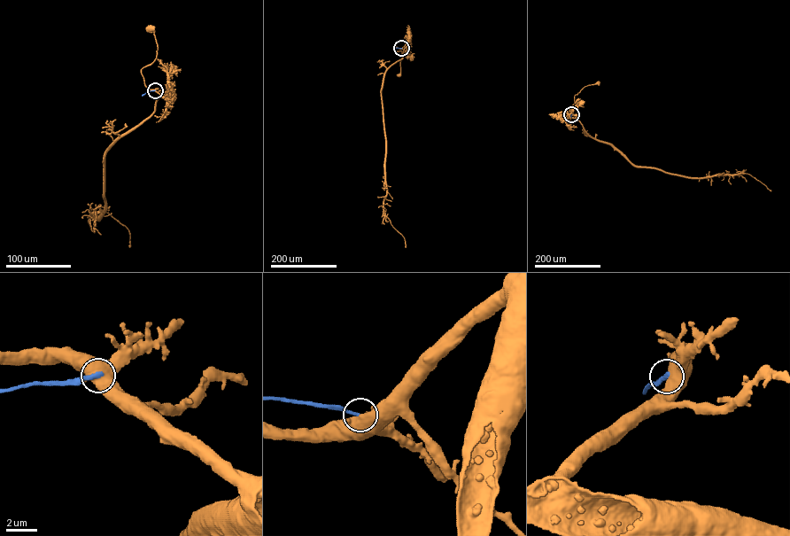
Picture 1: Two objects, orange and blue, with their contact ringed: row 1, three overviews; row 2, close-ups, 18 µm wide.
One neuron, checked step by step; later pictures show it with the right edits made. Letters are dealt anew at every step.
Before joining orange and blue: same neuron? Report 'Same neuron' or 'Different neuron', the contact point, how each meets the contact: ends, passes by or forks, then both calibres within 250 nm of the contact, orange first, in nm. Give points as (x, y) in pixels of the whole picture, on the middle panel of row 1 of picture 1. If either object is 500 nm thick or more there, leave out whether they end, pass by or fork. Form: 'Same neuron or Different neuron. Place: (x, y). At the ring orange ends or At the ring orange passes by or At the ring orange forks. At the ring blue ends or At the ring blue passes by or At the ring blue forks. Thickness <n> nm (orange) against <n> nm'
Different neuron. Place: (401, 48). Thickness 800 nm (orange) against 280 nm

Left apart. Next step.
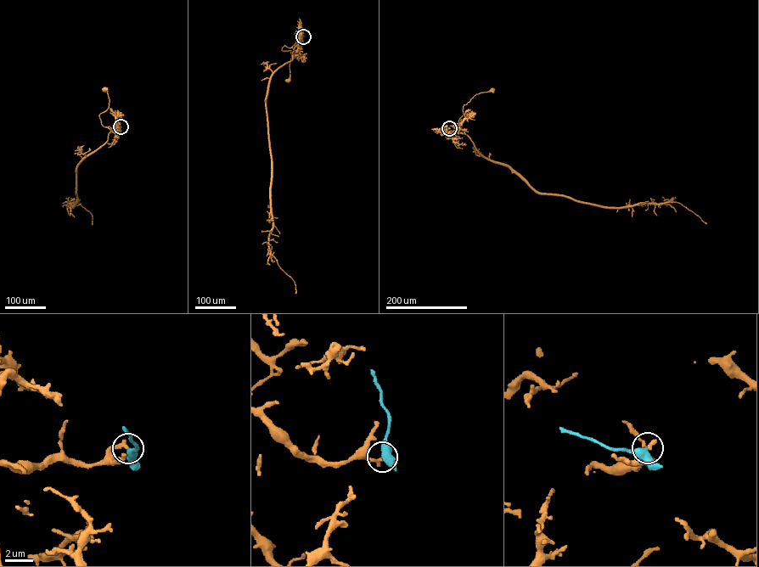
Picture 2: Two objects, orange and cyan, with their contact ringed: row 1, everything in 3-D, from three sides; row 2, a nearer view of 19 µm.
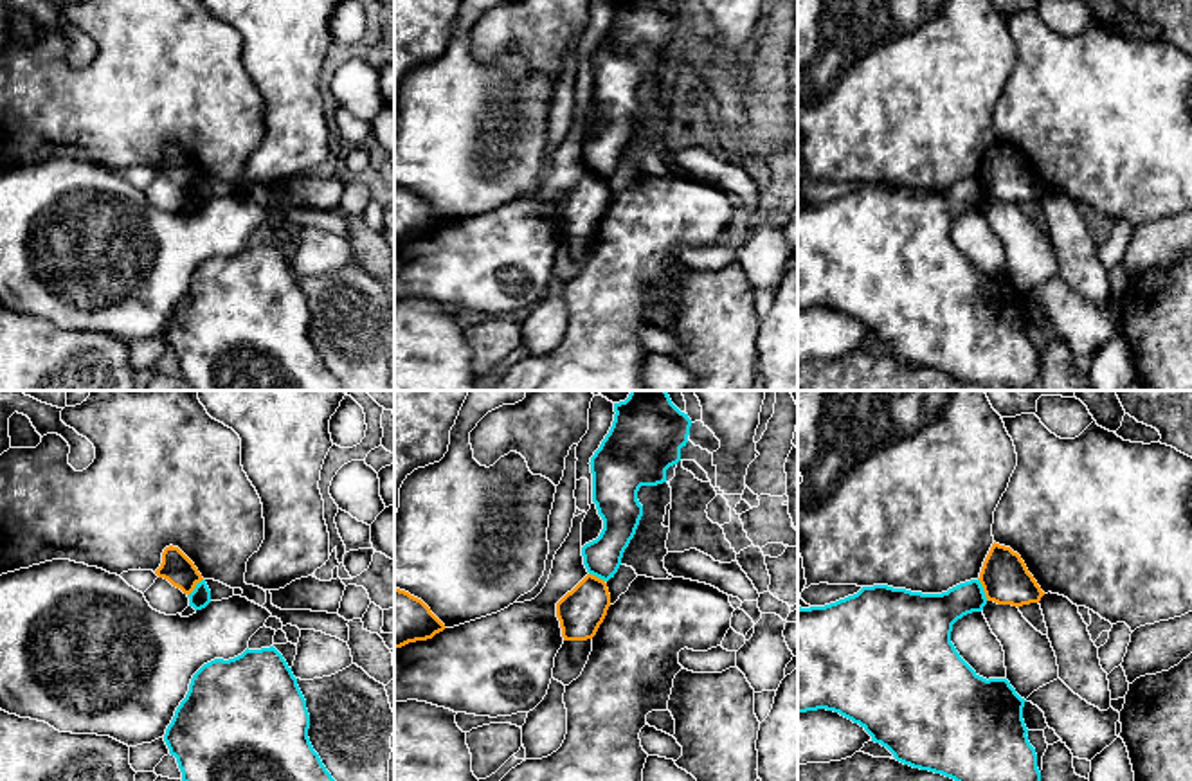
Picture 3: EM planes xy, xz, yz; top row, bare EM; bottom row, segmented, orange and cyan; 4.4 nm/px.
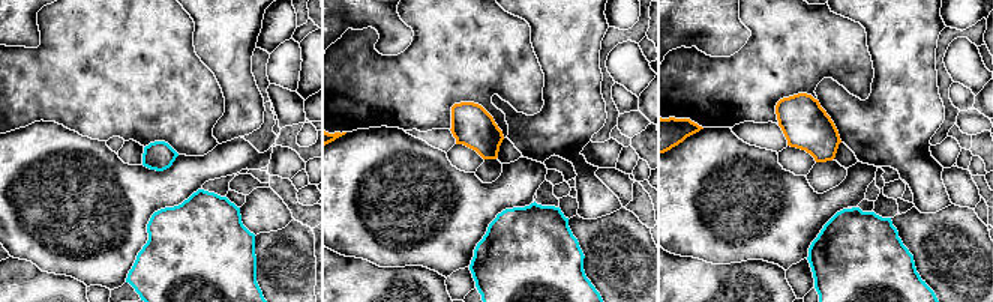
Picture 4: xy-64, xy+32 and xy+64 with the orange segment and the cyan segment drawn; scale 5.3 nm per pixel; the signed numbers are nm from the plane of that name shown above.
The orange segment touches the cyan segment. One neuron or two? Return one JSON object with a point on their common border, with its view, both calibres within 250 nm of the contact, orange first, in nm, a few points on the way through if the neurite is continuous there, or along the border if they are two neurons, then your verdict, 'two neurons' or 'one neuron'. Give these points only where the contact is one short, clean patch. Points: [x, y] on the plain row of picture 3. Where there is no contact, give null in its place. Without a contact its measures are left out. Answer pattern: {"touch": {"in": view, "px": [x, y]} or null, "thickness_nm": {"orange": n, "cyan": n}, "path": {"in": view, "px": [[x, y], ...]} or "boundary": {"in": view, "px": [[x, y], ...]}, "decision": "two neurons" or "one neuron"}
{"touch": {"in": "yz", "px": [984, 186]}, "thickness_nm": {"orange": 220, "cyan": 190}, "boundary": {"in": "yz", "px": [[978, 175], [987, 197]]}, "decision": "two neurons"}

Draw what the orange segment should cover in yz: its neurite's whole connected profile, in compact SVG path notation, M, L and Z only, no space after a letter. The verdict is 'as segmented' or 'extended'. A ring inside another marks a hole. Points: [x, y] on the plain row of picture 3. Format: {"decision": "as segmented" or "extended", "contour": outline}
{"decision": "as segmented", "contour": "M992 140L981 169L980 180L987 198L998 202L1023 203L1039 200L1044 189L1028 169L1025 158L1010 144Z"}

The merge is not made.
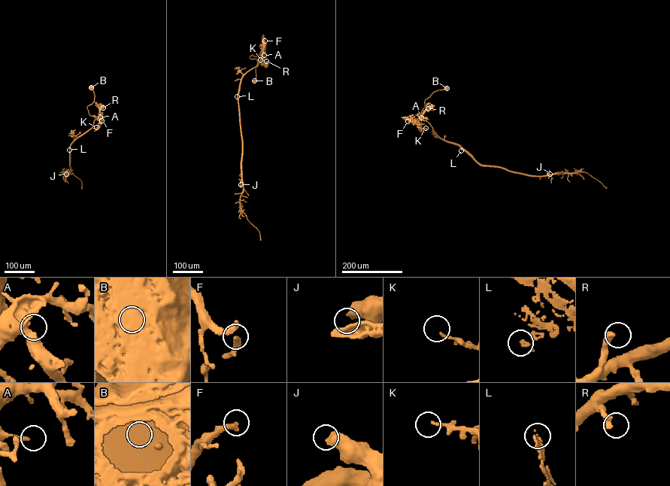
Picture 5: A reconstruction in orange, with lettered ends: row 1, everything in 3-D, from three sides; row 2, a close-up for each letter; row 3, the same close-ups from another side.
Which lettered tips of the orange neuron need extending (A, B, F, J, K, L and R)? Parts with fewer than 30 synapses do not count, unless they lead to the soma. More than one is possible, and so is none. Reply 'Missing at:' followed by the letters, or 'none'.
Missing at: J

